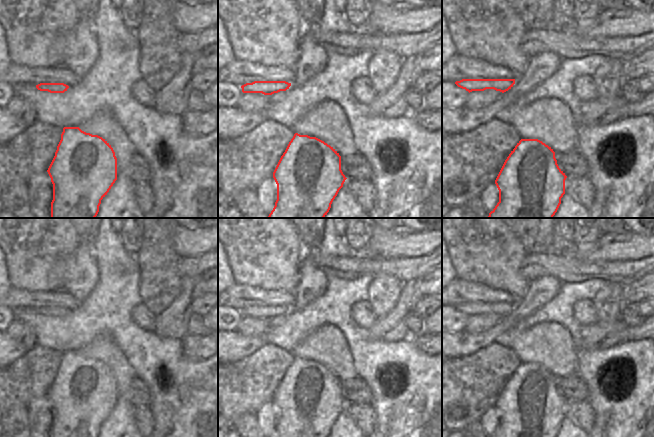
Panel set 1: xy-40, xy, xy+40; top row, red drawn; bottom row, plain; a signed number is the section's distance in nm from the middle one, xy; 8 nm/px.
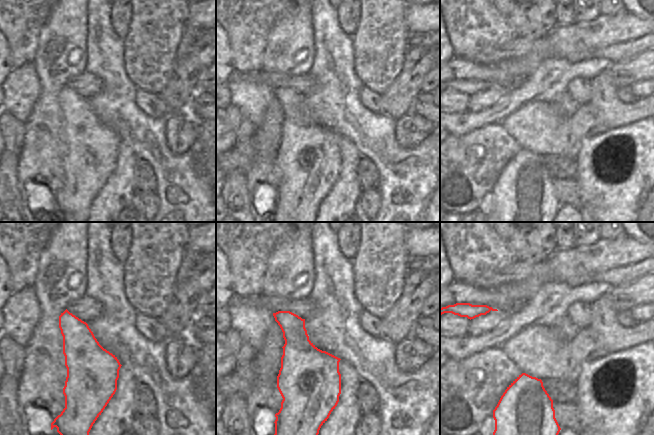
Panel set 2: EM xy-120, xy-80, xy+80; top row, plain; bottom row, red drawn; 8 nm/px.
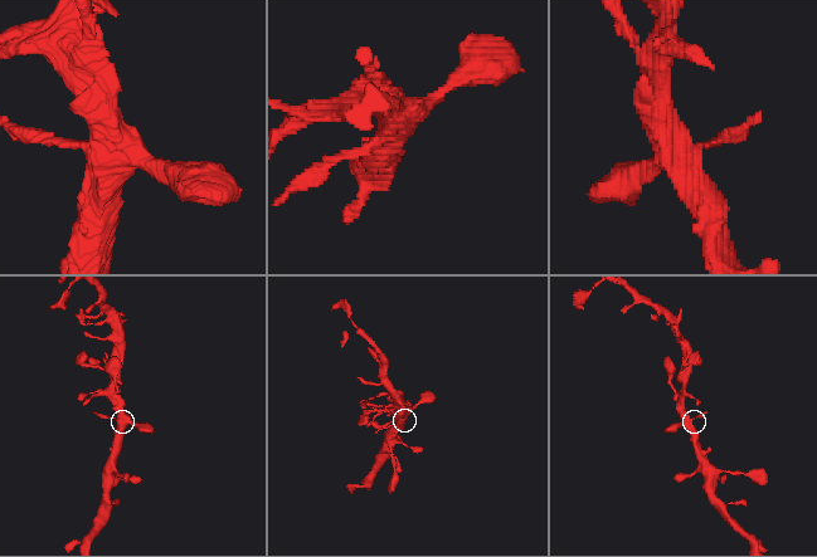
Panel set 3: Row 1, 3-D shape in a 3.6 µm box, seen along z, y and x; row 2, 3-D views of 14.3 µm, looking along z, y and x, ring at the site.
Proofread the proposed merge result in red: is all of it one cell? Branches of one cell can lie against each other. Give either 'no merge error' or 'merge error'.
merge error

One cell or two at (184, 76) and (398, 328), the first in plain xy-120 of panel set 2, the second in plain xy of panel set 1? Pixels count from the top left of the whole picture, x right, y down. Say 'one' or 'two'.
one

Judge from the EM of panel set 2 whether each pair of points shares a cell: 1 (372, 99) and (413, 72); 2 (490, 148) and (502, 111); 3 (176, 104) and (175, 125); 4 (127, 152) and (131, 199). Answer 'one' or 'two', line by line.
1: two
2: two
3: two
4: one

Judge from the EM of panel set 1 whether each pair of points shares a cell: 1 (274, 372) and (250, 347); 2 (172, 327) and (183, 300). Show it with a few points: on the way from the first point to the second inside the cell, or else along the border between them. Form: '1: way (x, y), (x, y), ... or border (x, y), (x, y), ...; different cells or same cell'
1: border (266, 342), (247, 356), (233, 362); different cells
2: way (174, 320), (182, 307); same cell

